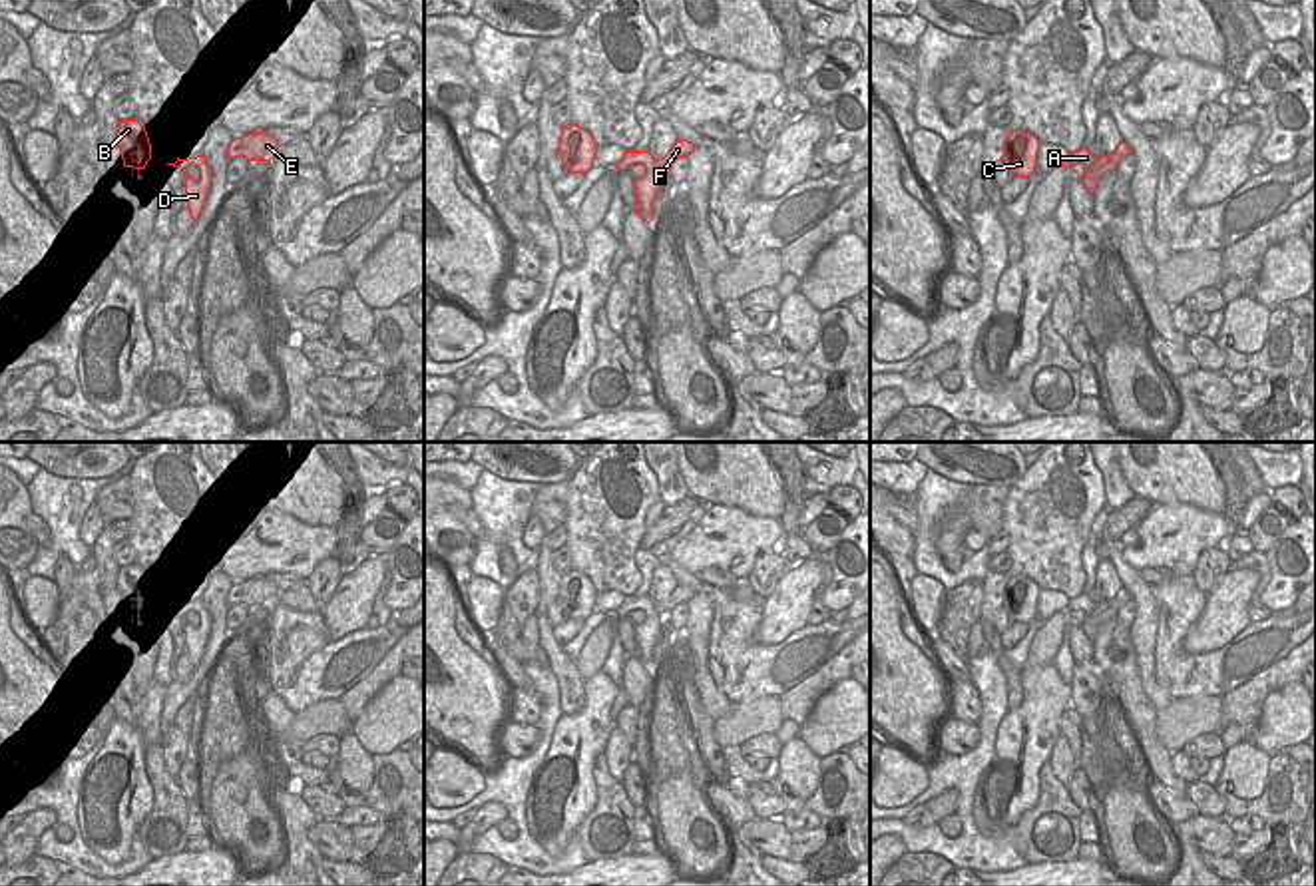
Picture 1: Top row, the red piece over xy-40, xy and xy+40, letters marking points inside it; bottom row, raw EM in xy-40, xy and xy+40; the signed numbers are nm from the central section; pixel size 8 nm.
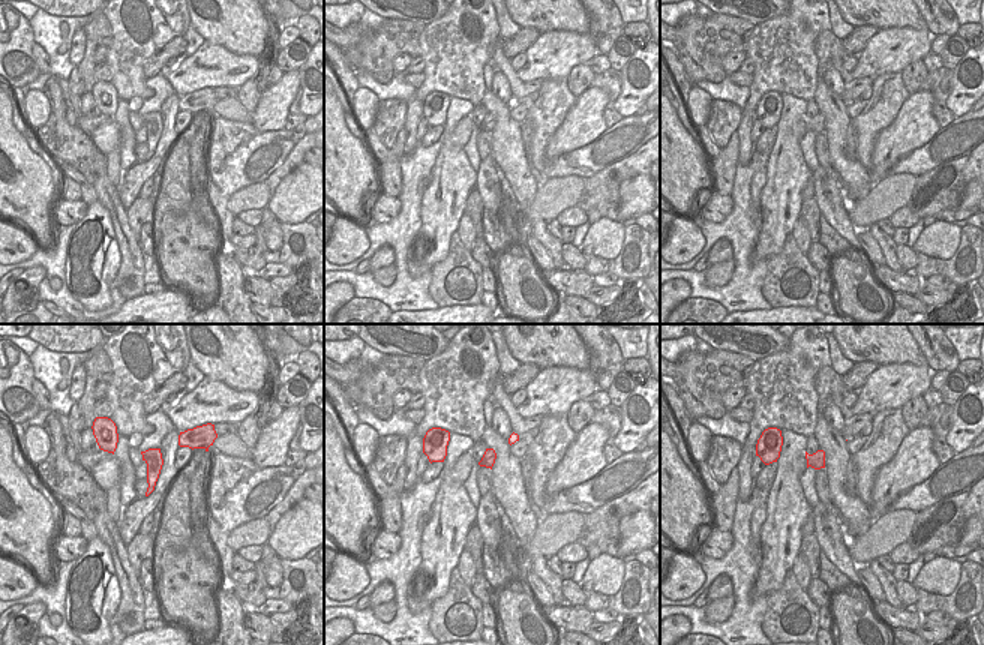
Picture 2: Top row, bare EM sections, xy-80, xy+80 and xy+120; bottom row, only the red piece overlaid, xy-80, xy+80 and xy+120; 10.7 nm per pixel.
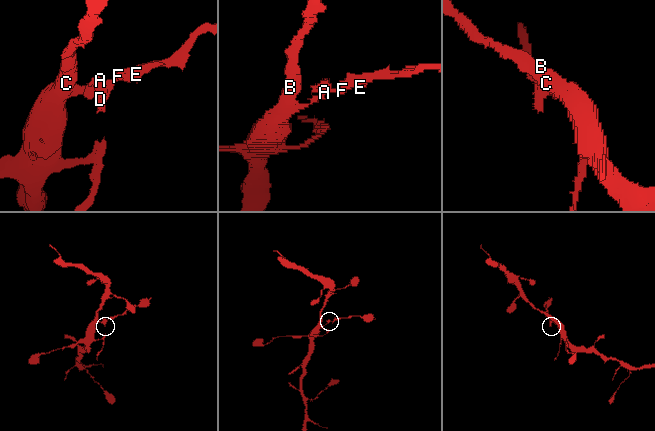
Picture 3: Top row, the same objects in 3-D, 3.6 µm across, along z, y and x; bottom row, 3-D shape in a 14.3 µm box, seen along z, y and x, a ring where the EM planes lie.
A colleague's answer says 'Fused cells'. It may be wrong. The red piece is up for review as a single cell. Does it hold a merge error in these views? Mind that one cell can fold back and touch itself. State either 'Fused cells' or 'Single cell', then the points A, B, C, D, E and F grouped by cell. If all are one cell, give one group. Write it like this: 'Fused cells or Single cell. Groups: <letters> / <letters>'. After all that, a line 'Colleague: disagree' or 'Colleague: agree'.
Fused cells. Groups: A B C D / E F
Colleague: agree

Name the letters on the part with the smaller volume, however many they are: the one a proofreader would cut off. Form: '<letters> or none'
E, F

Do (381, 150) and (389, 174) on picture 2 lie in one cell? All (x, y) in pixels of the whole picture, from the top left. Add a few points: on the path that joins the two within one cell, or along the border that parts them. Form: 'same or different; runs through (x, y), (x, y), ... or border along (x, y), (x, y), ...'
different; border along (389, 150), (384, 158), (375, 159)

